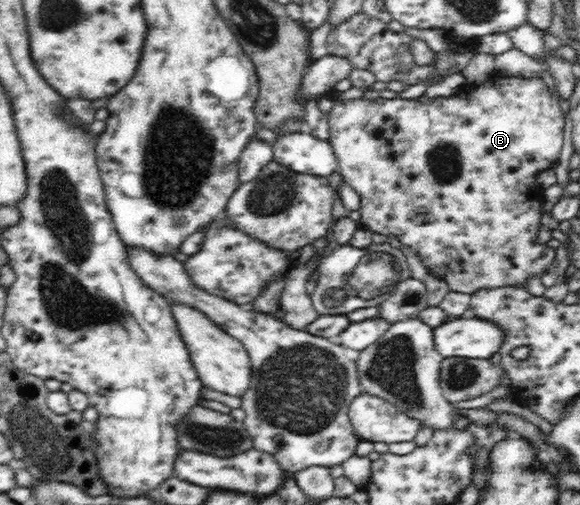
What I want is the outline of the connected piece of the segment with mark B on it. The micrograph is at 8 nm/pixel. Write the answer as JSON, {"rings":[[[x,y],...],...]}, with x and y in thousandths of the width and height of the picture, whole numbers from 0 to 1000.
{"rings":[[[897,150],[848,152],[838,156],[812,184],[786,182],[781,190],[767,194],[741,194],[734,202],[707,196],[652,194],[629,198],[621,192],[614,198],[588,204],[581,192],[588,184],[574,178],[567,190],[576,202],[567,232],[569,287],[576,297],[584,327],[583,341],[591,350],[597,368],[607,370],[621,388],[619,444],[641,461],[659,465],[681,465],[695,485],[710,489],[726,513],[736,539],[745,549],[769,556],[774,576],[805,580],[814,584],[828,572],[855,572],[855,568],[879,568],[879,564],[912,566],[910,549],[931,549],[938,537],[948,537],[959,517],[959,495],[943,481],[926,481],[924,471],[931,457],[931,432],[934,422],[934,372],[924,362],[924,347],[955,335],[966,315],[969,287],[972,287],[972,222],[966,200],[941,170],[931,152],[900,154]]]}

